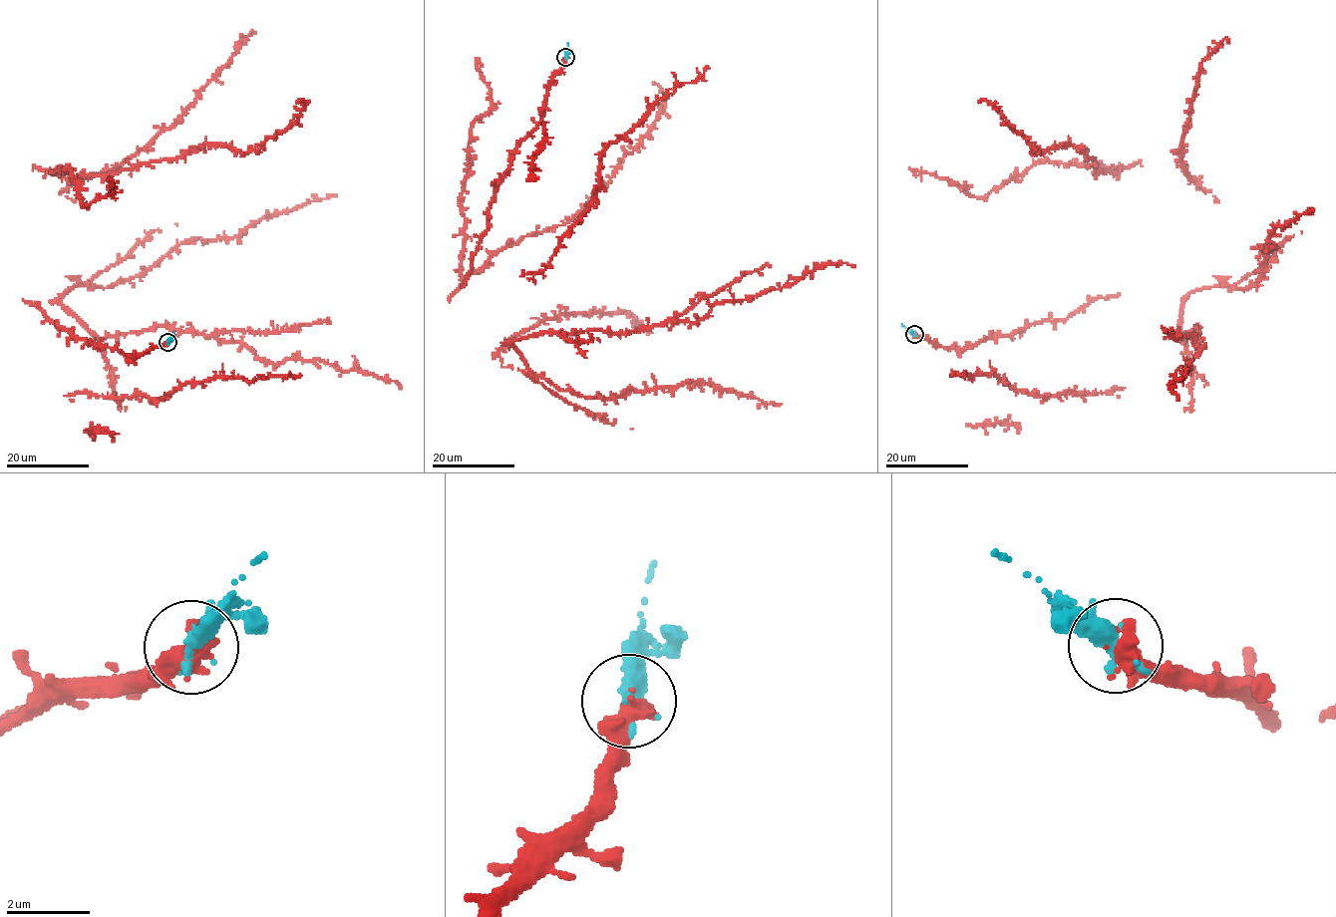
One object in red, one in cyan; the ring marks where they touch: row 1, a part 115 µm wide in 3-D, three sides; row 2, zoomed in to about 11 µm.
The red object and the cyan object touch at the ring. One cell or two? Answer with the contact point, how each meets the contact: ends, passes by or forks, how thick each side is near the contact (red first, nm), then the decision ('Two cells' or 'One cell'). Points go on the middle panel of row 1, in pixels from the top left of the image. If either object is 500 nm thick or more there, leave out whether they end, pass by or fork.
Place: (565, 57). Thickness 550 nm (red) against 320 nm. One cell

